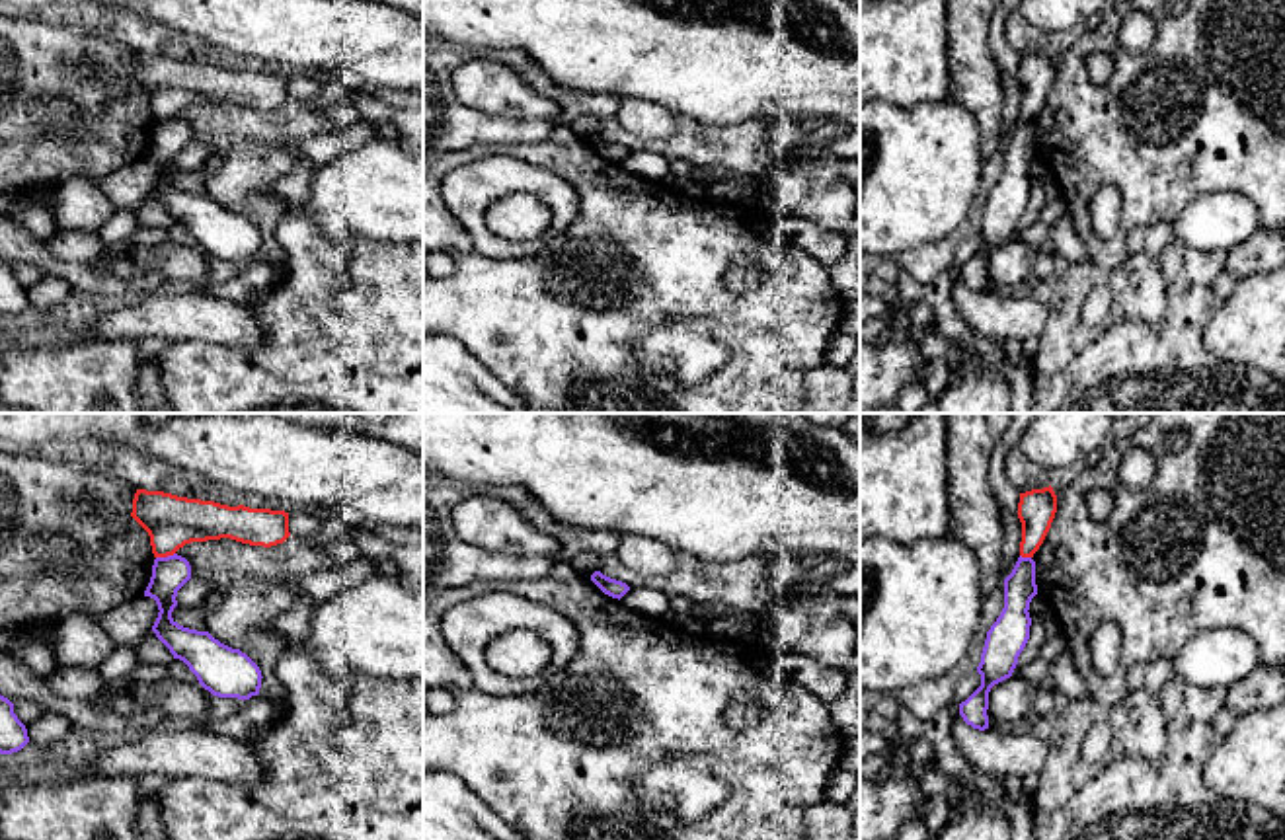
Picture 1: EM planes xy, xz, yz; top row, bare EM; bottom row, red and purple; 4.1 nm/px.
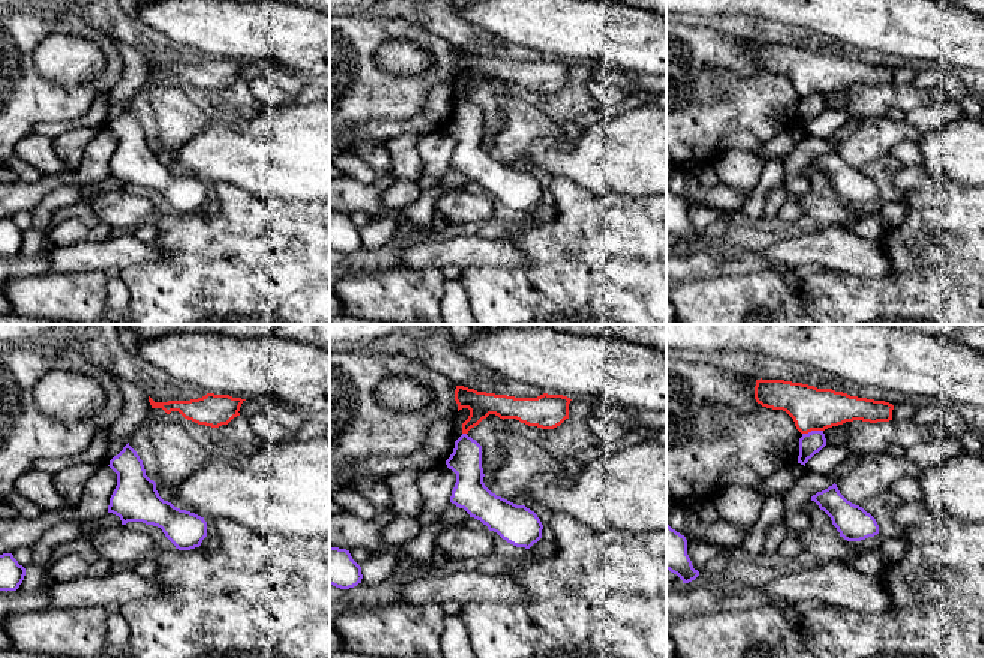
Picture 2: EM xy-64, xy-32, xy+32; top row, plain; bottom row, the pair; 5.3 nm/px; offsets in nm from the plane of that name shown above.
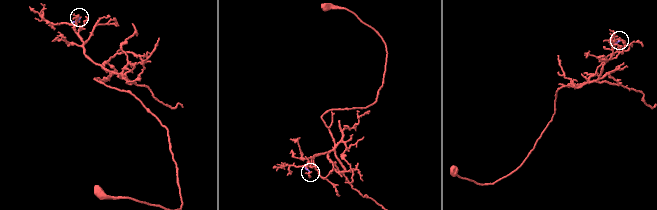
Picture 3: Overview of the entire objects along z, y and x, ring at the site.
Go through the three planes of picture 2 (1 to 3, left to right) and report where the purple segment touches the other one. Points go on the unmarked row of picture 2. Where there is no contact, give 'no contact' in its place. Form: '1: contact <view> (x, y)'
1: no contact
2: contact xy-32 (464, 96)
3: contact xy+32 (812, 93)

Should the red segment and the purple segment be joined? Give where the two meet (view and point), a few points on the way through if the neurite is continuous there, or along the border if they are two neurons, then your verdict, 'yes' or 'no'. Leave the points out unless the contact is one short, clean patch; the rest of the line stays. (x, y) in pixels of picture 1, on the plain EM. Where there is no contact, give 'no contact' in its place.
xy (164, 119) | along xy (174, 115), (156, 121) | no

